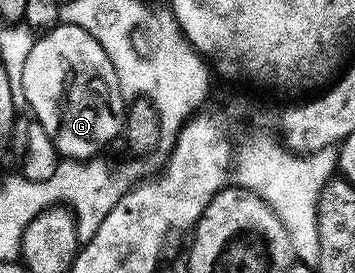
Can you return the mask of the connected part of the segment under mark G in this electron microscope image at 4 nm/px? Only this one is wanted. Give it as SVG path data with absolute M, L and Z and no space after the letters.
M66 22L64 25L59 25L53 31L46 31L34 42L33 46L29 48L27 53L27 62L23 69L23 93L27 93L27 101L29 102L28 110L33 111L32 118L37 122L41 128L46 131L53 139L53 144L57 149L58 156L66 159L87 160L93 156L100 156L105 150L104 147L112 141L113 138L122 134L125 125L125 108L127 102L120 95L119 80L116 76L115 69L107 57L107 53L99 45L96 34L84 31L81 27L76 27L75 24Z

